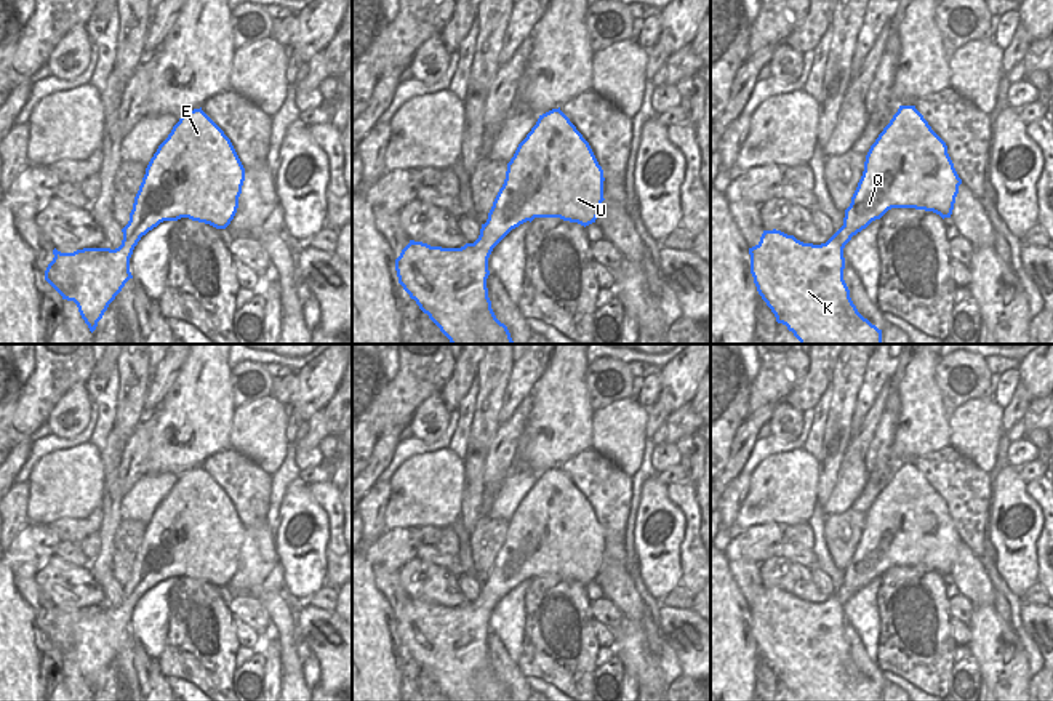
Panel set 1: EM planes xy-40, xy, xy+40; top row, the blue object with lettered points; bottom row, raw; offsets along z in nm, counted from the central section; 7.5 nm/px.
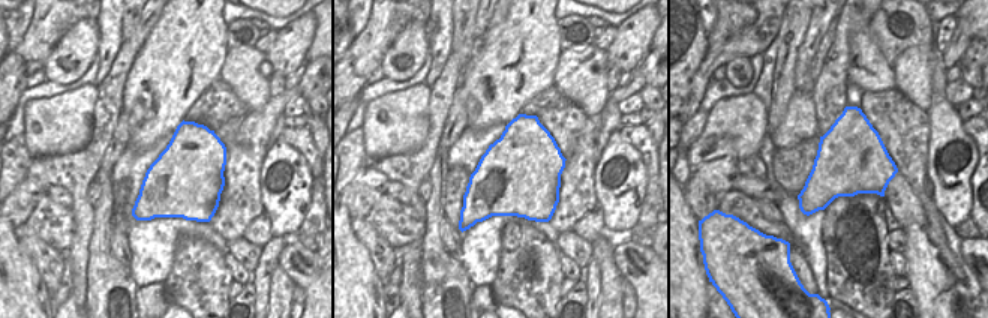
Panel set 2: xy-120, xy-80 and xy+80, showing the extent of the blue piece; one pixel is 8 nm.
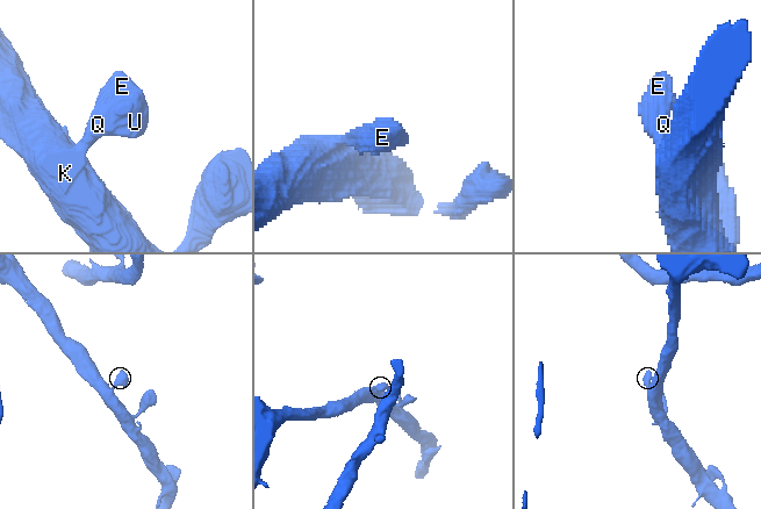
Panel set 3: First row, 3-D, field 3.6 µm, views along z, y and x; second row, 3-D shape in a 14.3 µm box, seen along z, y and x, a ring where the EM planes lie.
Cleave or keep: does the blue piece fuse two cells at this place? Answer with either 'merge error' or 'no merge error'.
no merge error

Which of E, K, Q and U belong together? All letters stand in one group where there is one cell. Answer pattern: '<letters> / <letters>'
E K Q U

